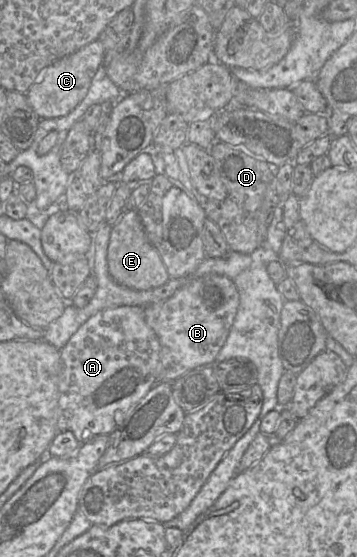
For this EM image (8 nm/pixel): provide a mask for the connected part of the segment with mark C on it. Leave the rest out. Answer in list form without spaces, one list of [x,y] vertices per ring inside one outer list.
[[[96,40],[73,54],[65,56],[48,66],[25,93],[28,103],[40,119],[53,119],[68,115],[86,97],[93,77],[103,65],[105,49]]]

